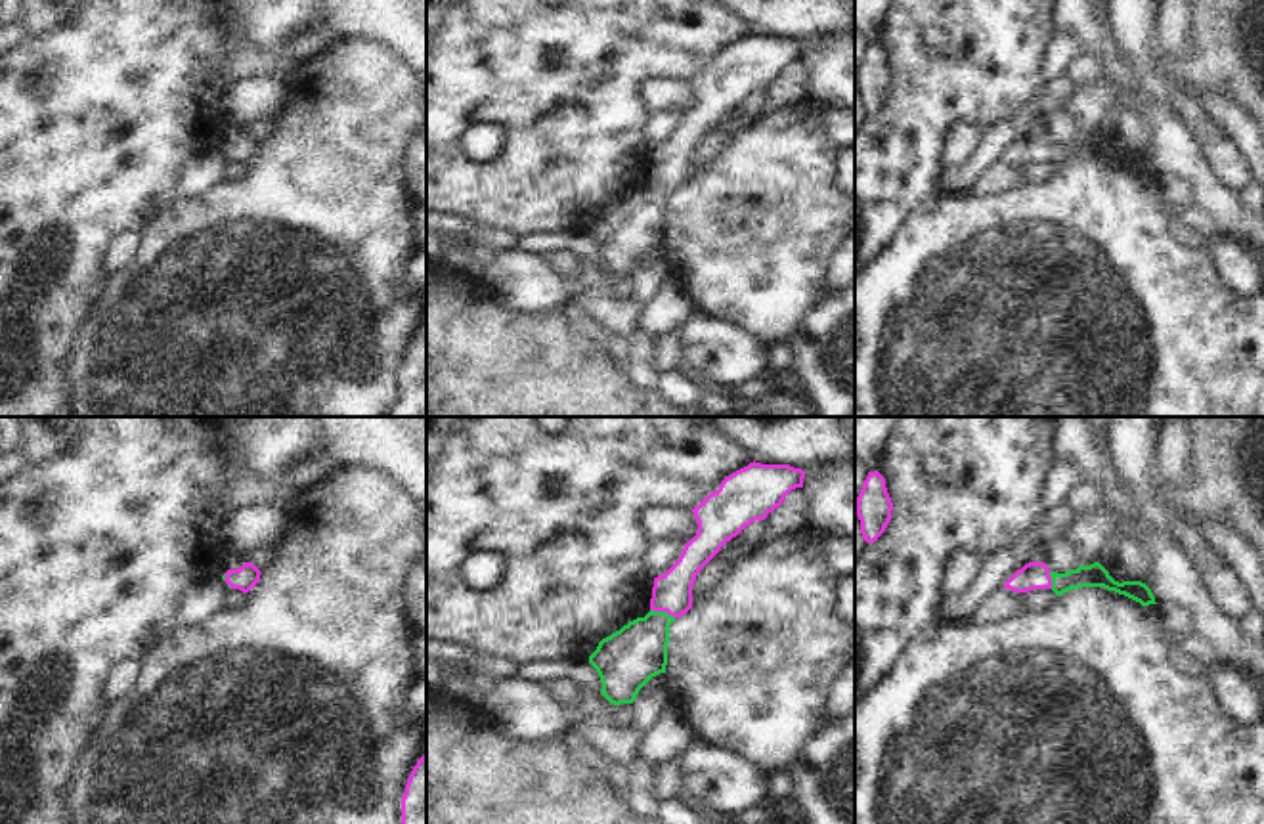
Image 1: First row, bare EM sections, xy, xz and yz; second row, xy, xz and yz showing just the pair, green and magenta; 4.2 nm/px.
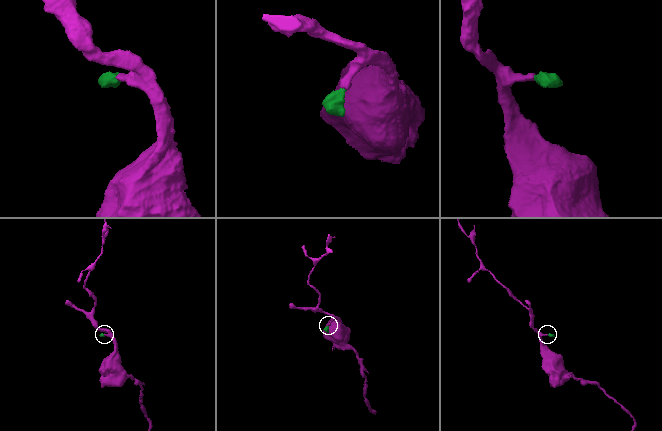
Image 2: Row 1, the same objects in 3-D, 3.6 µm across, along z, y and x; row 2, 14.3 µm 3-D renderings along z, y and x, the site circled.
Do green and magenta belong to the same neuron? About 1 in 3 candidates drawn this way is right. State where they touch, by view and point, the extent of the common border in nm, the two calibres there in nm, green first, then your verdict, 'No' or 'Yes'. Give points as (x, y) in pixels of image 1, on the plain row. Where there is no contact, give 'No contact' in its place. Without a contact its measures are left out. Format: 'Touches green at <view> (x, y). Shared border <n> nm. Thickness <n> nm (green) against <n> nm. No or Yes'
Touches green at xz (662, 184). Shared border 110 nm. Thickness 240 nm (green) against 170 nm. Yes.

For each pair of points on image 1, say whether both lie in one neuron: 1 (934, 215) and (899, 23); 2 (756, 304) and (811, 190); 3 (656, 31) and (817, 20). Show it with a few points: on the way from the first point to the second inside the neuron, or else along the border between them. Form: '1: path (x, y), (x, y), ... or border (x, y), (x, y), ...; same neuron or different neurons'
1: border (937, 192), (926, 197), (899, 228); different neurons
2: path (771, 276), (771, 230), (783, 218); same neuron
3: border (742, 20), (754, 31); different neurons

